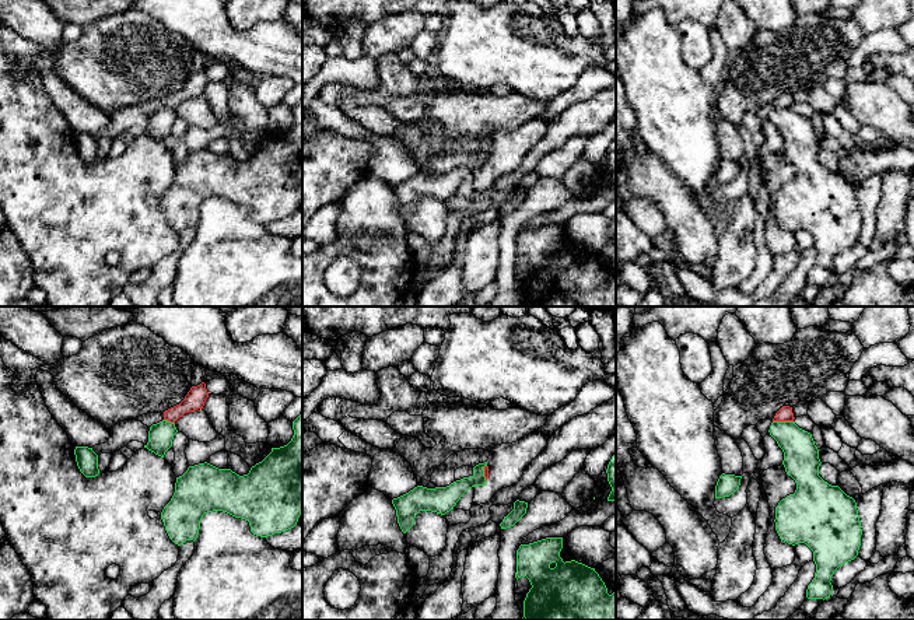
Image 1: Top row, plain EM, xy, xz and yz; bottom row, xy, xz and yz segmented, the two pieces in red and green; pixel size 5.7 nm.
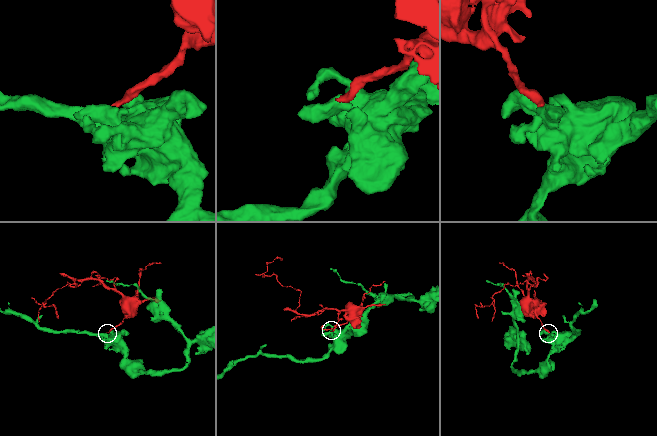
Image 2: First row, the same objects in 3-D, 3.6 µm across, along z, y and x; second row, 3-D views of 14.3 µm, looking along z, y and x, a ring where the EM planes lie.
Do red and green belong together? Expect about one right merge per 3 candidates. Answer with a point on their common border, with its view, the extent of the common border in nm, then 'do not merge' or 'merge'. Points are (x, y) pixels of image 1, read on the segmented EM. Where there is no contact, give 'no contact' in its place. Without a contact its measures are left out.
meets red in yz at (783, 420); contact 120 nm long; do not merge

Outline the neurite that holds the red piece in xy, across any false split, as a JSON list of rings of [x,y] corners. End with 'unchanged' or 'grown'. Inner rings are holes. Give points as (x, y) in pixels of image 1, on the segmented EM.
[[[202,382],[197,386],[192,386],[185,399],[179,404],[164,411],[164,420],[175,423],[185,413],[203,409],[207,397],[209,392],[206,389],[204,382]]]; unchanged

